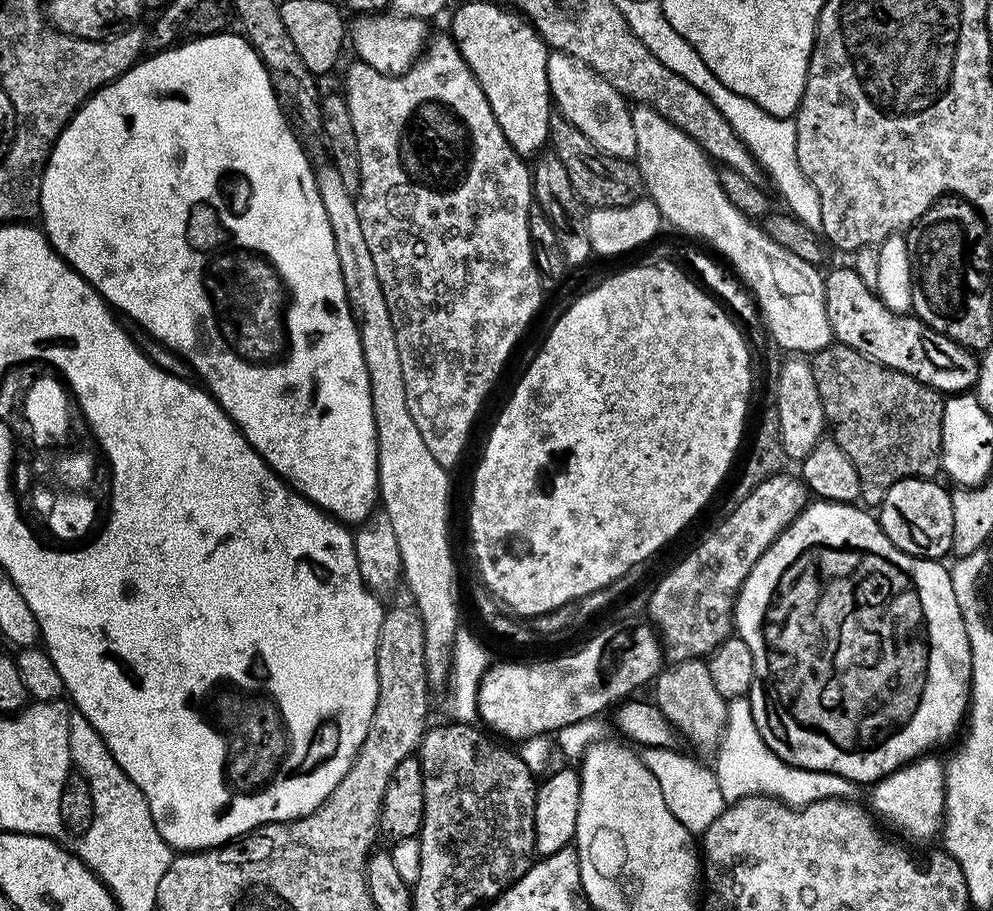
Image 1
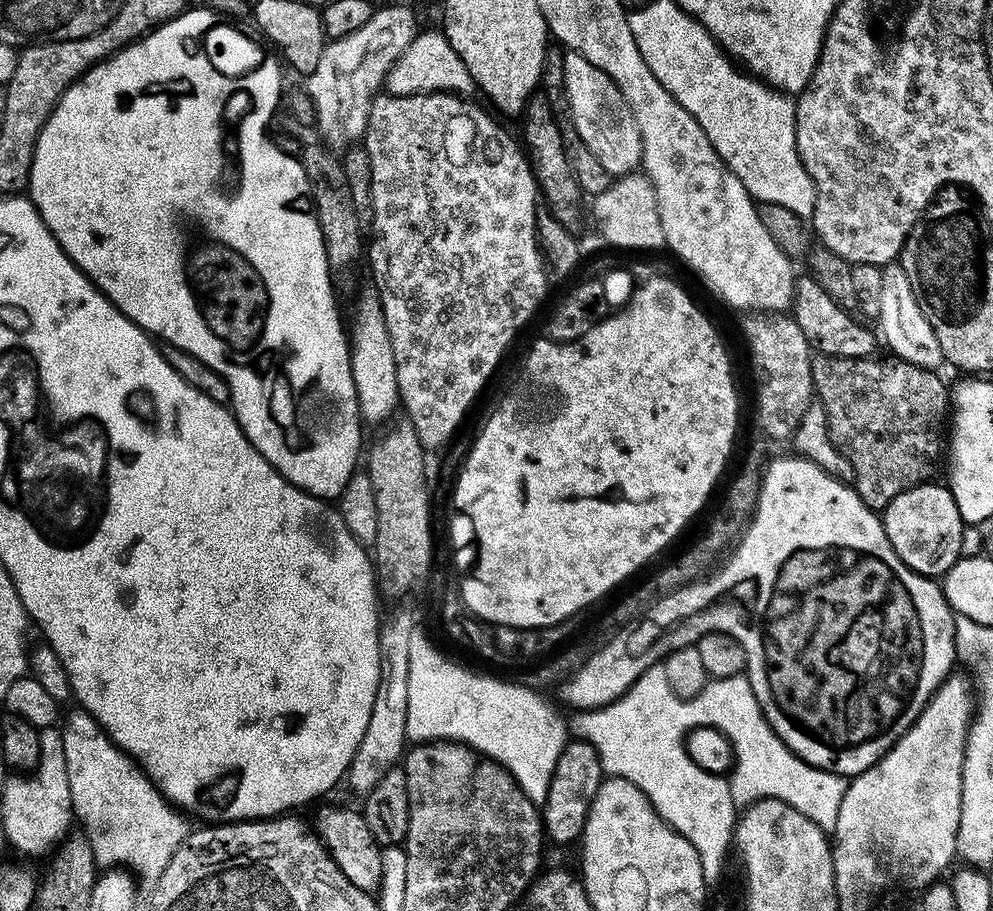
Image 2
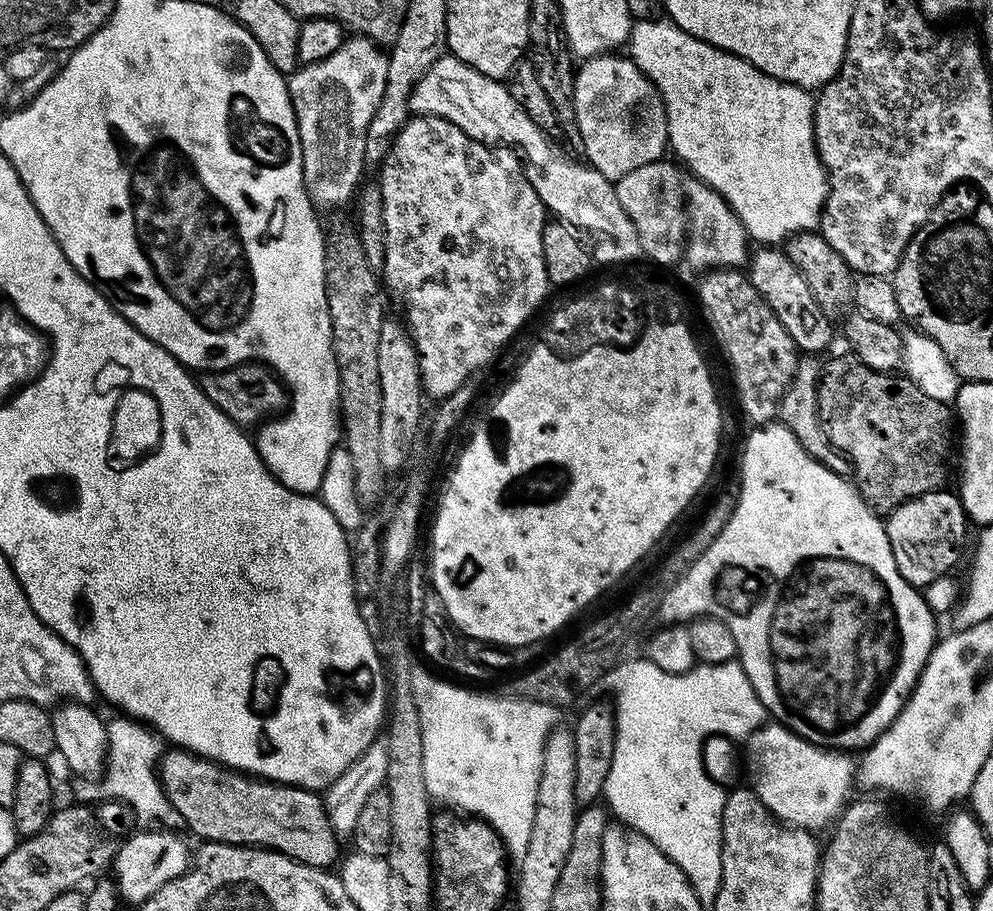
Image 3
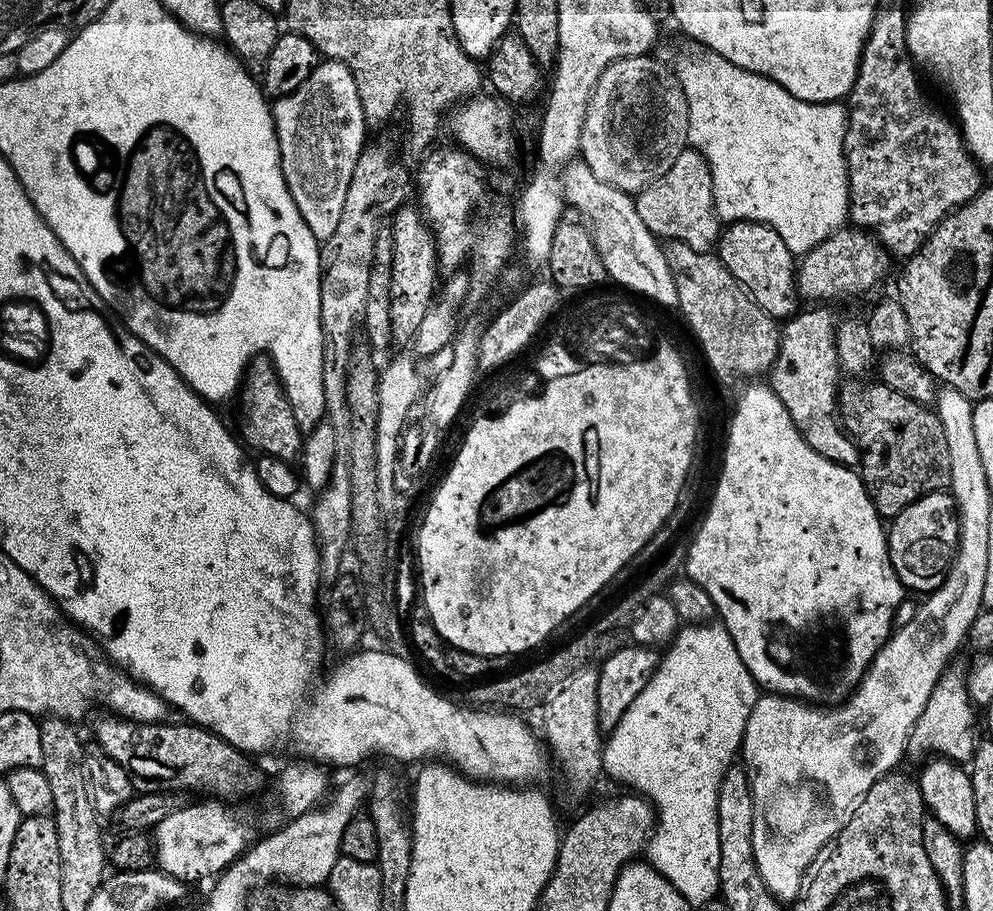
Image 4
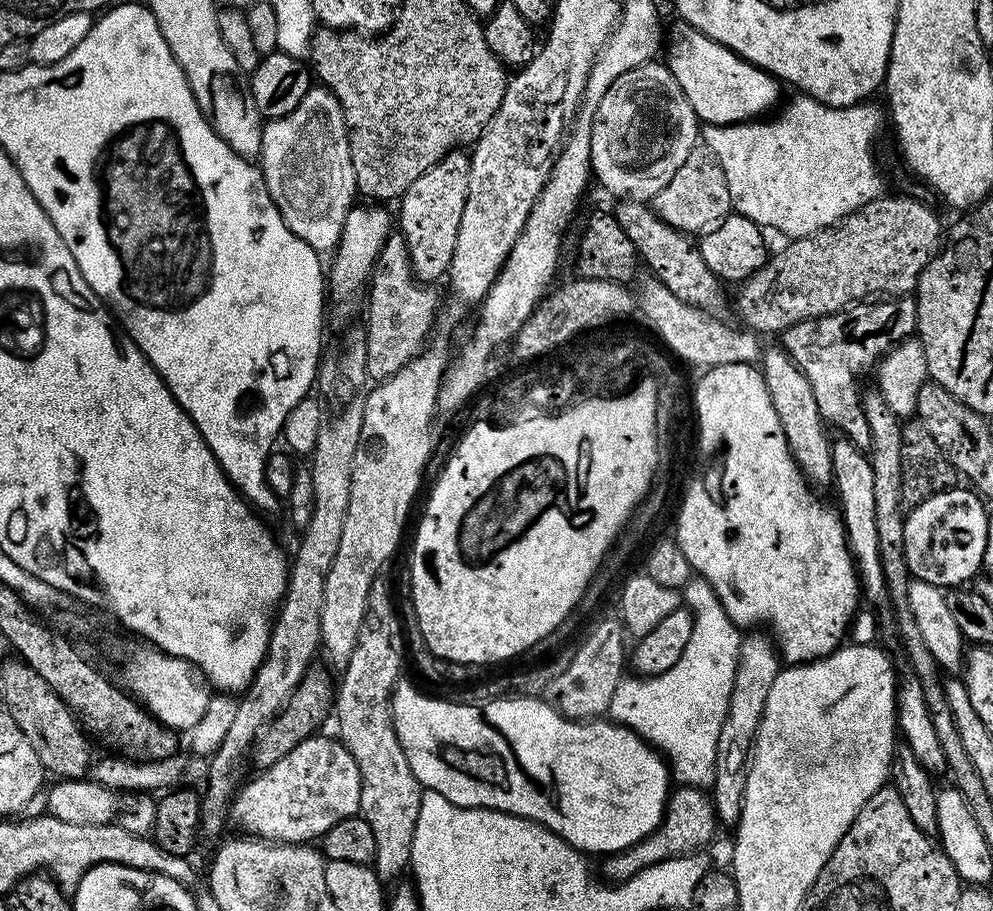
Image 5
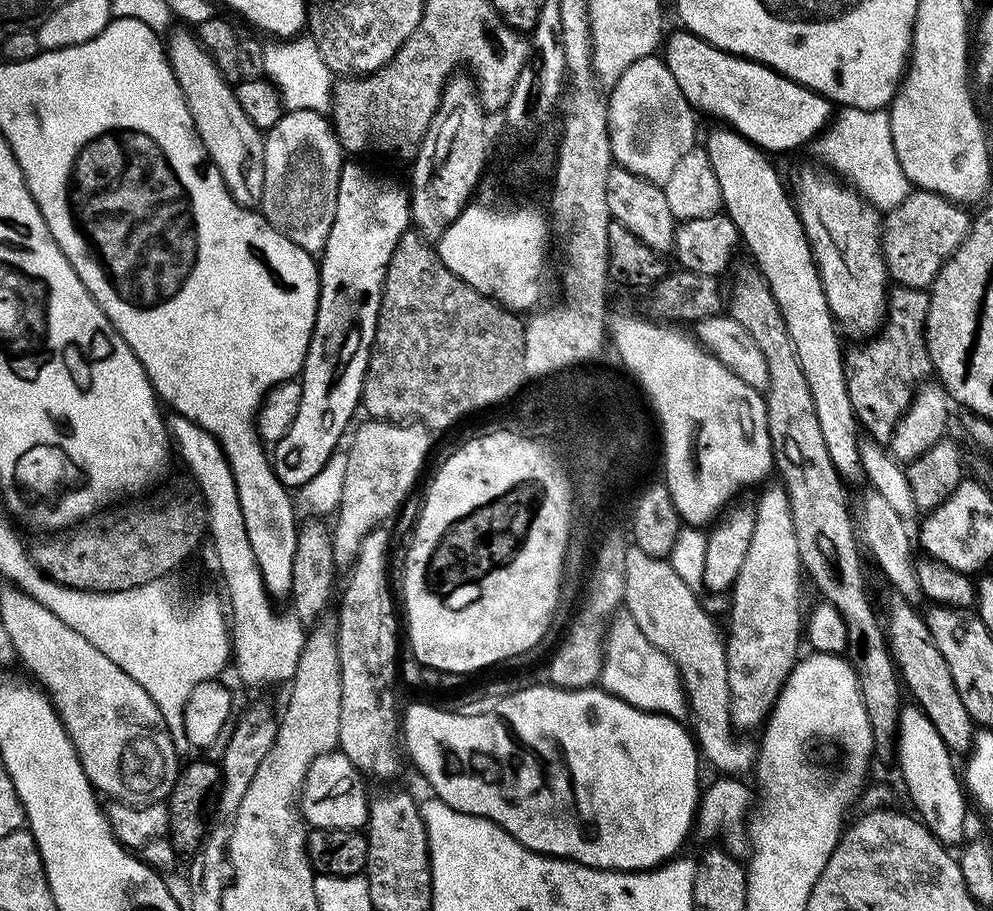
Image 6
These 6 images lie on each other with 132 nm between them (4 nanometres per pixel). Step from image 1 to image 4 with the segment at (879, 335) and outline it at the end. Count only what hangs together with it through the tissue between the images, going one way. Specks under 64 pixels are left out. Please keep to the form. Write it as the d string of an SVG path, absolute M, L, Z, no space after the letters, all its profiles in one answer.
M737 220L729 223L720 233L718 241L720 261L734 274L734 278L752 297L752 301L777 321L783 322L797 311L796 290L797 261L788 249L782 234L765 224L753 220Z

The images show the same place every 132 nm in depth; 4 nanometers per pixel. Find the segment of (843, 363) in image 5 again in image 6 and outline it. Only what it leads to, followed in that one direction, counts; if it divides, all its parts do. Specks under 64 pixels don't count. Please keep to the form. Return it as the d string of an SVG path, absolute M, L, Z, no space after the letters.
M893 287L886 308L886 319L875 337L877 340L861 352L849 351L844 373L857 425L863 431L865 428L868 431L865 433L876 443L888 446L897 422L916 396L916 389L933 375L933 371L924 337L924 323L930 310L928 292L923 288Z

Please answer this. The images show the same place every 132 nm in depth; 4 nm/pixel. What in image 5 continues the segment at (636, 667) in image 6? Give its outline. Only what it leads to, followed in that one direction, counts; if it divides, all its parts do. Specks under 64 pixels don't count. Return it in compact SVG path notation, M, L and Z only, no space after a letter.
M710 582L692 588L692 617L694 630L682 658L666 674L621 679L614 698L610 698L607 715L657 749L670 765L677 785L708 790L714 782L718 730L722 730L730 690L734 690L742 632L726 614Z

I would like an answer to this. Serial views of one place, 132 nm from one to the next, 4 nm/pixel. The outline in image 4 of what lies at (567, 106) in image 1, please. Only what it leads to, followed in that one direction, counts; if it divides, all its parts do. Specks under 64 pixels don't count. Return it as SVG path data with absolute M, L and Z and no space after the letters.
M652 54L631 56L606 66L602 78L598 78L594 86L585 114L584 133L581 134L579 155L583 163L588 164L602 182L629 194L641 192L650 182L666 174L666 170L674 166L674 158L689 147L686 94L675 71L654 57Z

